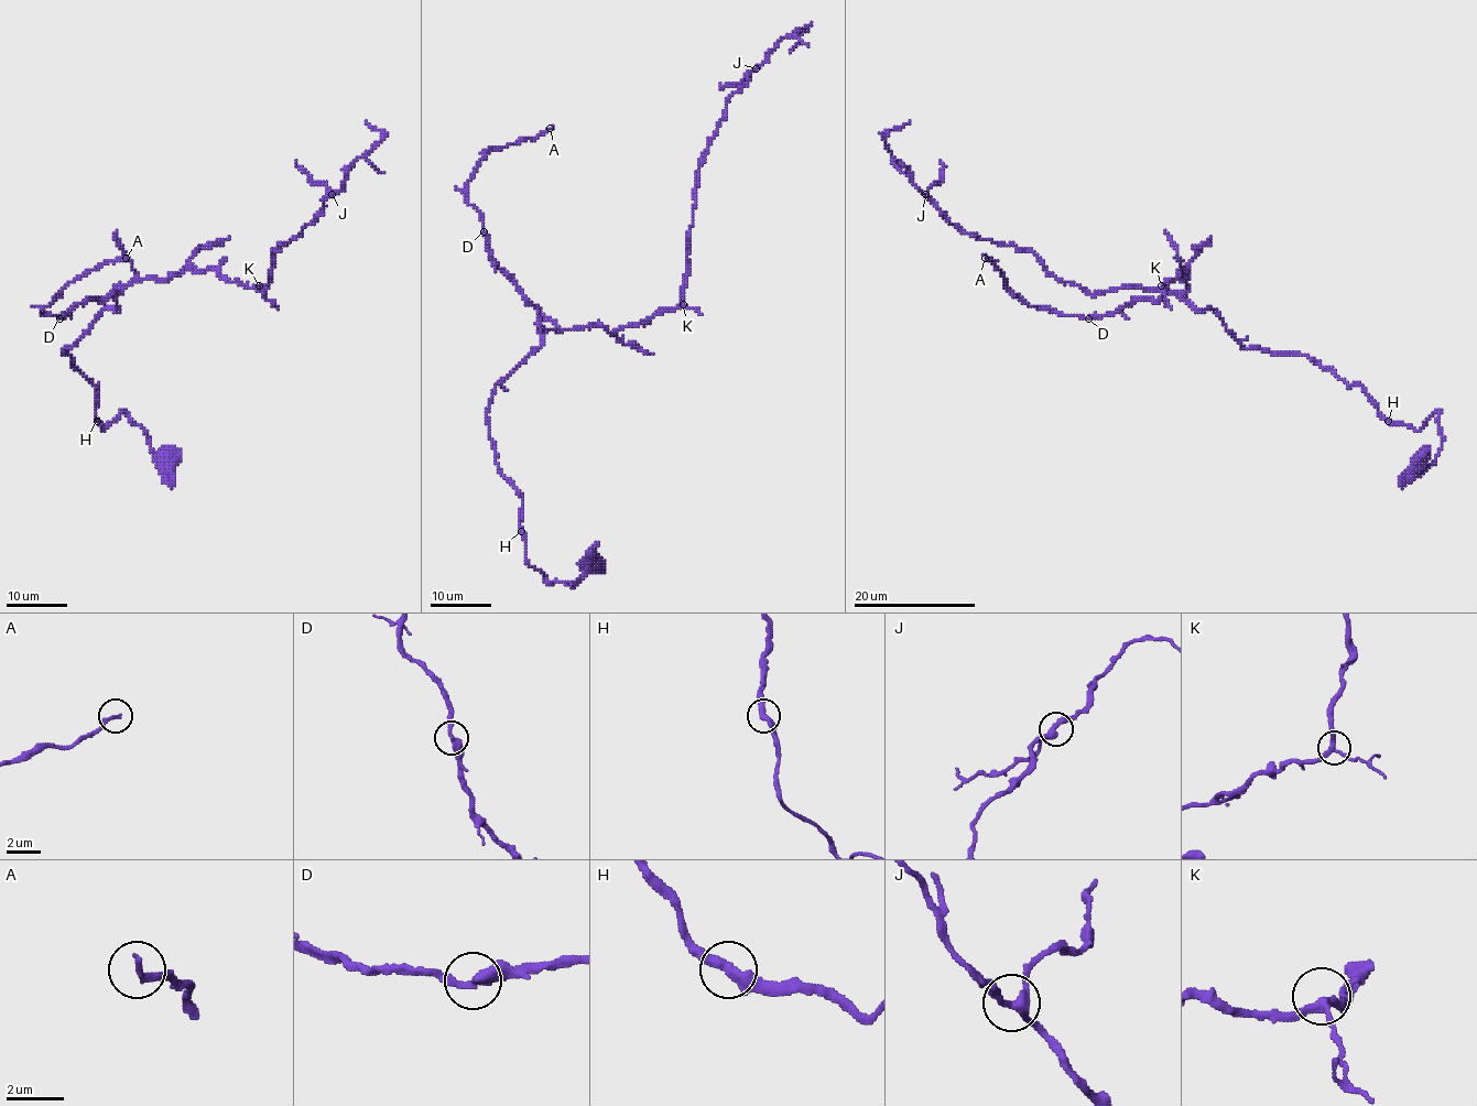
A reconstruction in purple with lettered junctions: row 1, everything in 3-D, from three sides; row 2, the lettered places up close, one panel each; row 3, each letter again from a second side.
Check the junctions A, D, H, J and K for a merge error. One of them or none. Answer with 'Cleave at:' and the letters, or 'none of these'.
Cleave at: none of these

